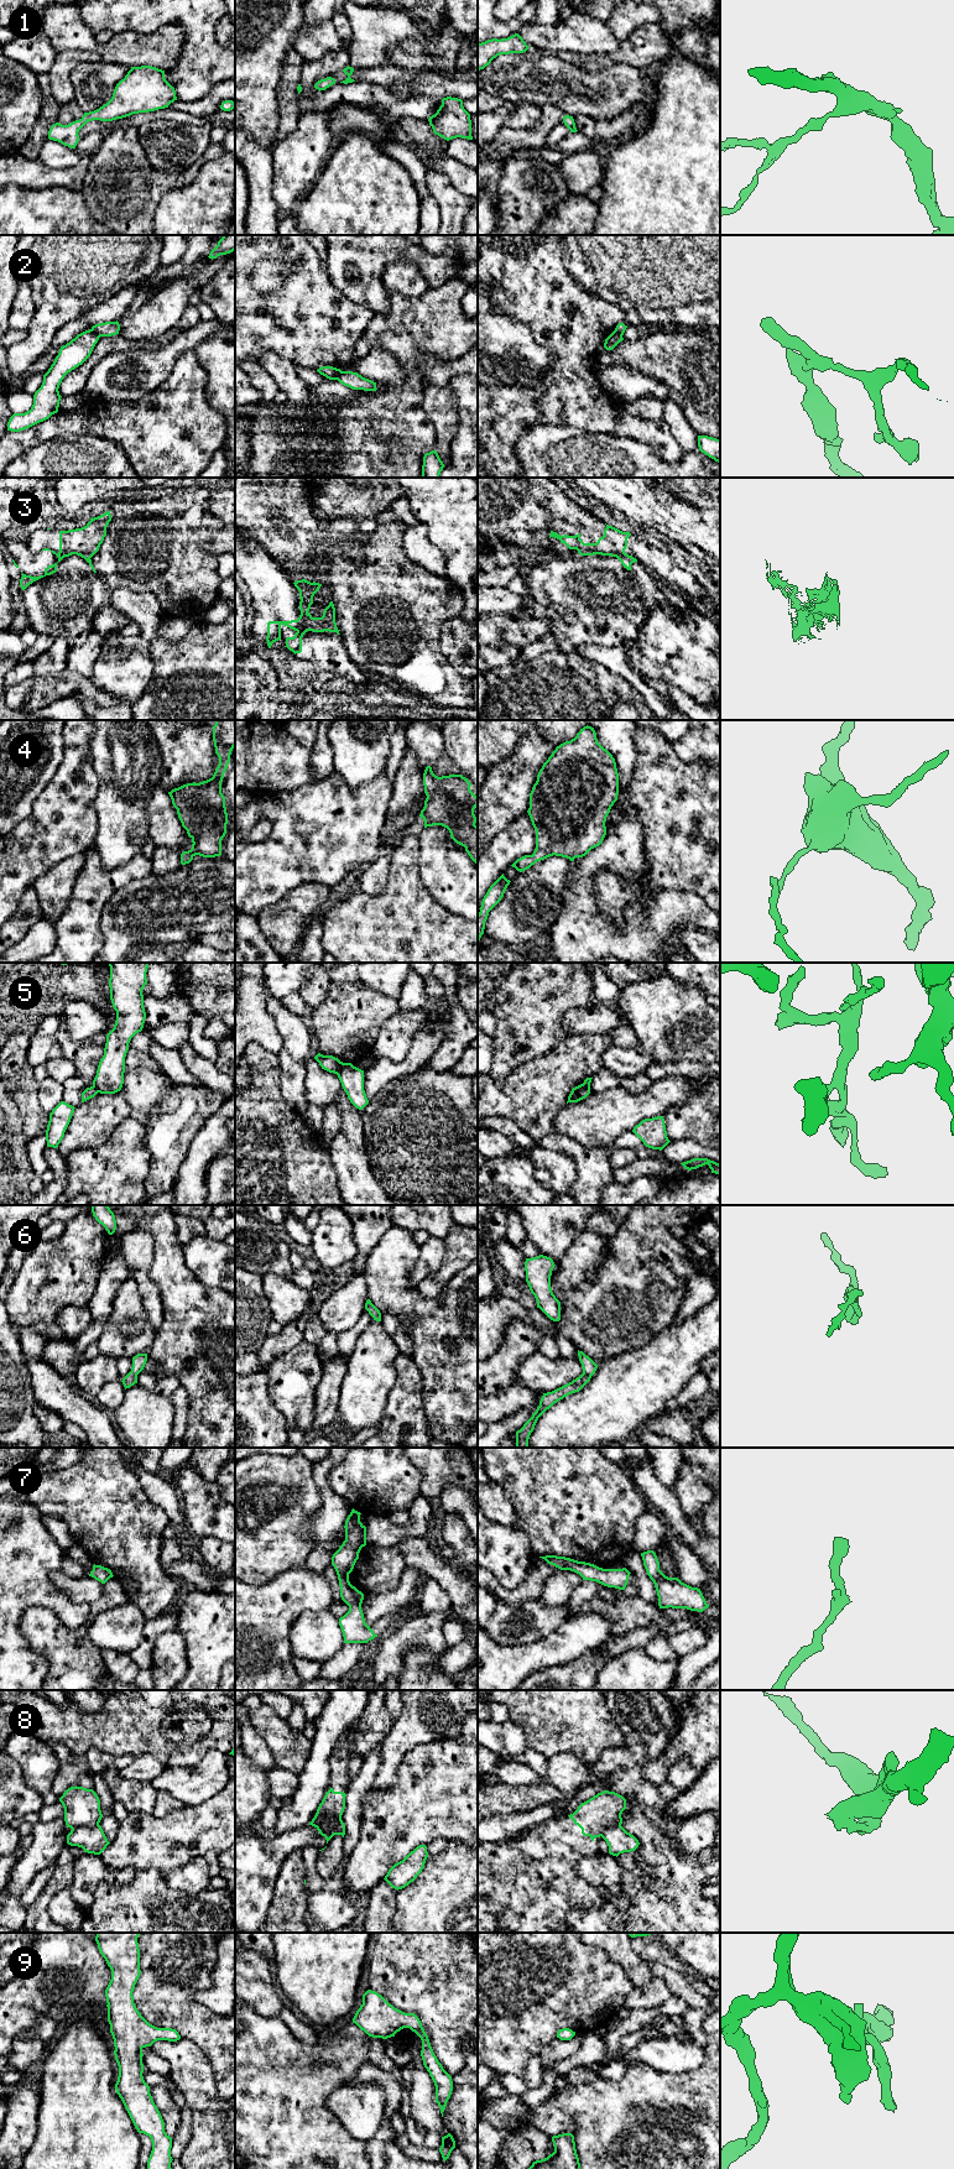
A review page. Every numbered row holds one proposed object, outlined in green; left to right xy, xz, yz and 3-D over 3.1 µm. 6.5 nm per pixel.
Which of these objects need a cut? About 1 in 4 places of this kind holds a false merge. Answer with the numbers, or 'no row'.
3, 5, 8

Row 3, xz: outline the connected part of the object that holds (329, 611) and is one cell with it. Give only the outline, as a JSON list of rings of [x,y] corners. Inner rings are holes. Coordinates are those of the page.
[[[330,601],[329,605],[324,609],[323,616],[327,621],[327,631],[337,632],[338,635],[340,635],[335,622],[335,608],[333,601]]]

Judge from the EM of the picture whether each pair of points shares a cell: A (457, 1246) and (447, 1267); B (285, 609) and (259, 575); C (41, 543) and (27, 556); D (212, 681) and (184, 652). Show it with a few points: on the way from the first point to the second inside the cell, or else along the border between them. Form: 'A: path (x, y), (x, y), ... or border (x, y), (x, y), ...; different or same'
A: path (457, 1251), (457, 1257), (452, 1262); same
B: path (276, 600), (267, 584); same
C: border (25, 542), (32, 552), (50, 548), (57, 554); different
D: path (204, 673), (191, 660); same

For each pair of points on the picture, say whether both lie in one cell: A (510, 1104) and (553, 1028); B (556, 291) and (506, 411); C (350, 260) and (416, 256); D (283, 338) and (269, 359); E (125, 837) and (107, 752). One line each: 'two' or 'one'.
A: two
B: one
C: one
D: two
E: one

